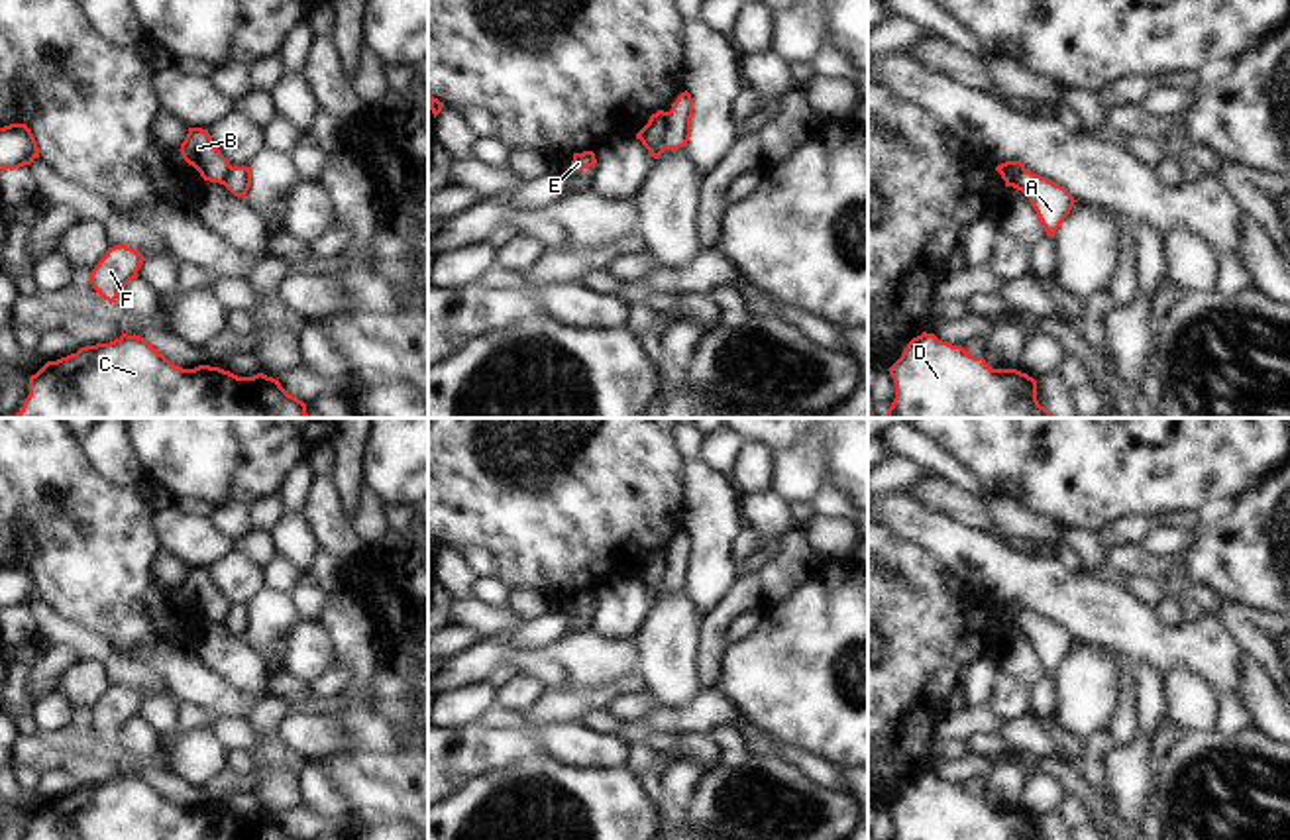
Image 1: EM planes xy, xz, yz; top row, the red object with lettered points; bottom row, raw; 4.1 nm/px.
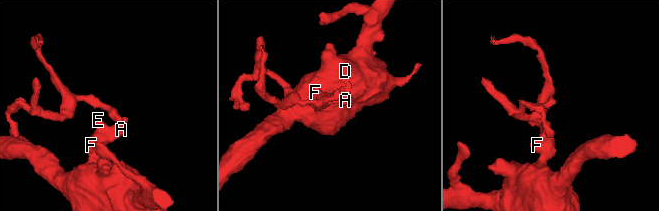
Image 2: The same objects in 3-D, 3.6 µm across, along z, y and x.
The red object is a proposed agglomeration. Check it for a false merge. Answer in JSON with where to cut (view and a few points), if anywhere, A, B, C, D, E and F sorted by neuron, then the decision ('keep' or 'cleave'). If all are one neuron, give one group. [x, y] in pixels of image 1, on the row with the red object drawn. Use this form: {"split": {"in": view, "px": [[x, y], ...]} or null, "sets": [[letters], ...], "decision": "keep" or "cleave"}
{"split": {"in": "xz", "px": [[668, 112], [668, 130], [654, 157]]}, "sets": [["A", "C", "D", "E", "F"], ["B"]], "decision": "cleave"}

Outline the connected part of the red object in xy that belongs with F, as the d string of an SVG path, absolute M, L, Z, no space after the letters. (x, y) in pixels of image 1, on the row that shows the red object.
M114 245L88 275L92 289L108 302L134 279L145 257L128 245Z

